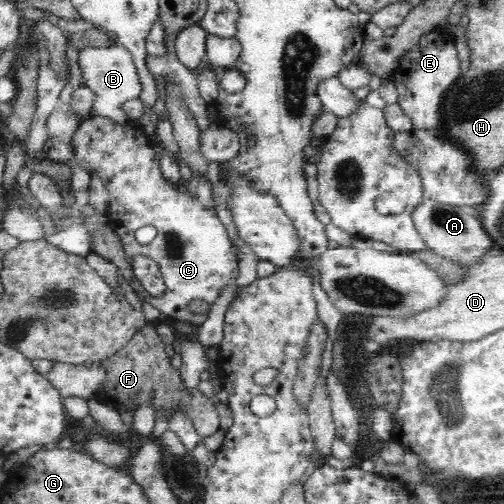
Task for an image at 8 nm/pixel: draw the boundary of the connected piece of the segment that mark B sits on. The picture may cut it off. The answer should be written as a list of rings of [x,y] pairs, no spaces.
[[[112,44],[108,48],[90,46],[79,52],[78,63],[83,72],[86,86],[95,92],[94,106],[89,114],[105,116],[119,123],[126,122],[128,116],[122,111],[122,104],[138,98],[143,89],[133,54],[118,44]]]

